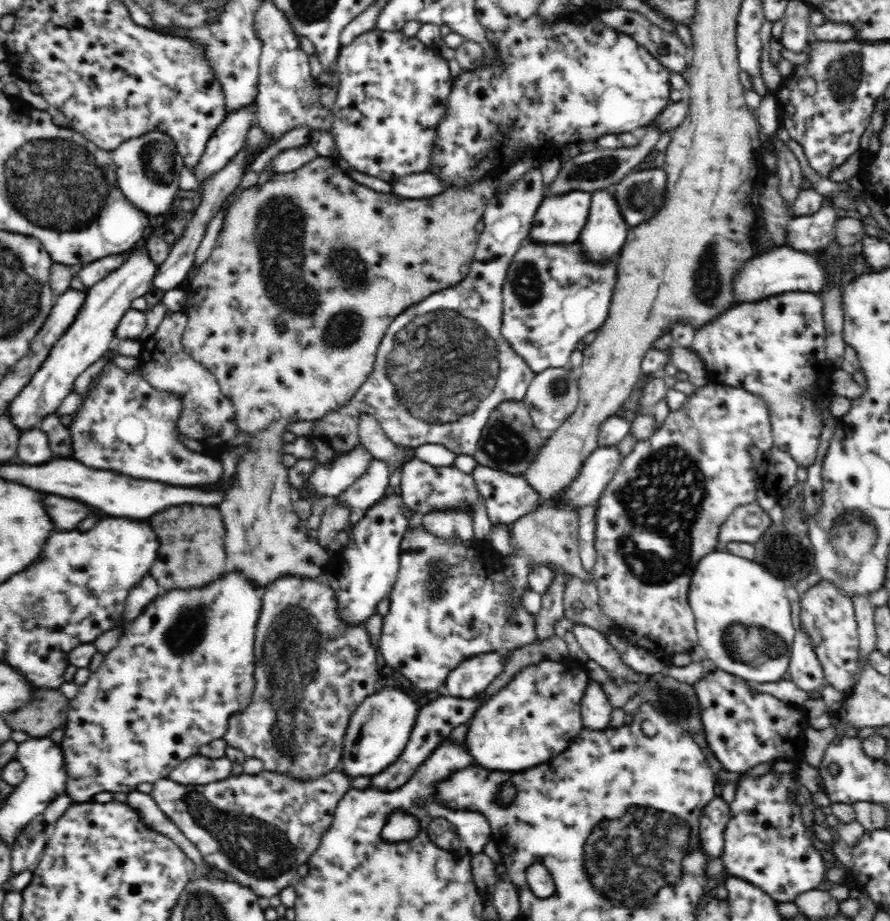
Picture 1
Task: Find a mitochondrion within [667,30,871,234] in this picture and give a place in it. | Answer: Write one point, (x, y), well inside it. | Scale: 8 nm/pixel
(844, 74)

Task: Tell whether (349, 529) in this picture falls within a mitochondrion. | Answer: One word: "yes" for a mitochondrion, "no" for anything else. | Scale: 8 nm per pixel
no

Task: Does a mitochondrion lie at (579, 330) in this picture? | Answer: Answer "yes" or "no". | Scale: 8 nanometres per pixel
no

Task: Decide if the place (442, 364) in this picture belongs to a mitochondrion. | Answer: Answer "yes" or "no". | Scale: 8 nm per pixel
yes

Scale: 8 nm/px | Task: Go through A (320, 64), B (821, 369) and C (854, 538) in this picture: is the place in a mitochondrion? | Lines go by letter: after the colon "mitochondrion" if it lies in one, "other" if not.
A: other
B: other
C: mitochondrion

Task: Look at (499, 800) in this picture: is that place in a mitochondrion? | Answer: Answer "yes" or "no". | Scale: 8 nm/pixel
no

